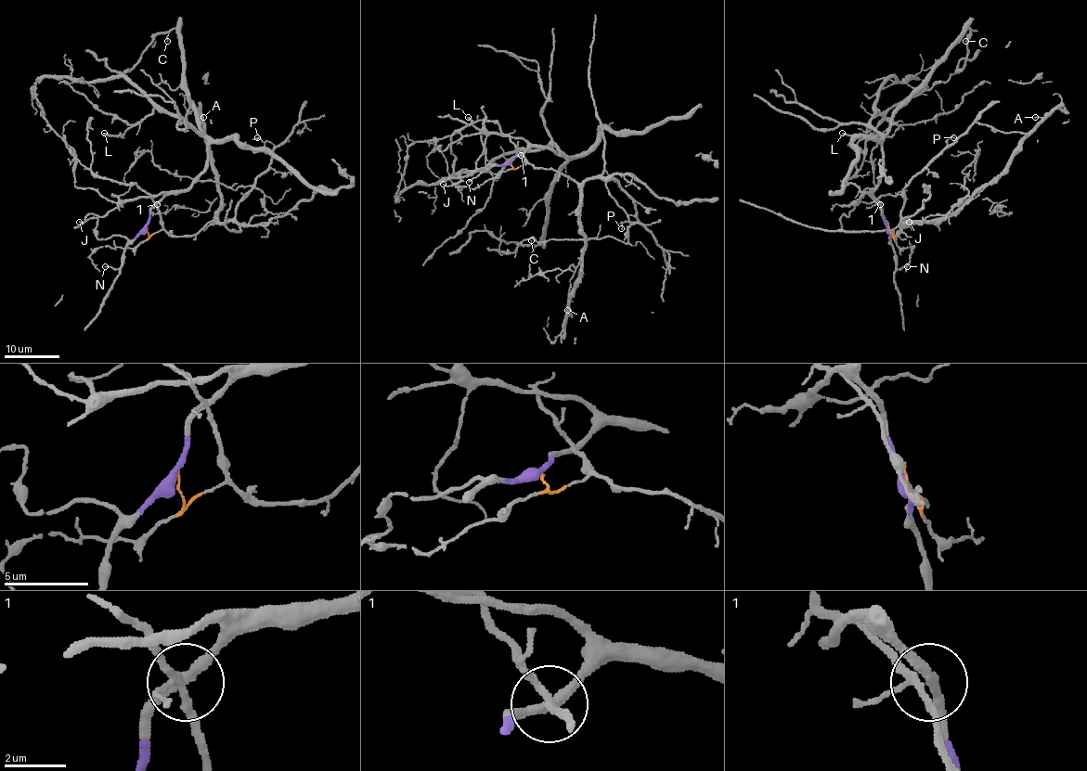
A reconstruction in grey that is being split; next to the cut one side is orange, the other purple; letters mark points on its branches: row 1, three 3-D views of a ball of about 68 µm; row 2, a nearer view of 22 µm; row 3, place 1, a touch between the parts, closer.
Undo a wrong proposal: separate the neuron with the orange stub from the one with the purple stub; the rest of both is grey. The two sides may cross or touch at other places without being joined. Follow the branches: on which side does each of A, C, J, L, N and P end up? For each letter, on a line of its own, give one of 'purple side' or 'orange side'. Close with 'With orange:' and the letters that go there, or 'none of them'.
A: orange side
C: purple side
J: purple side
L: purple side
N: purple side
P: orange side
With orange: A, P

